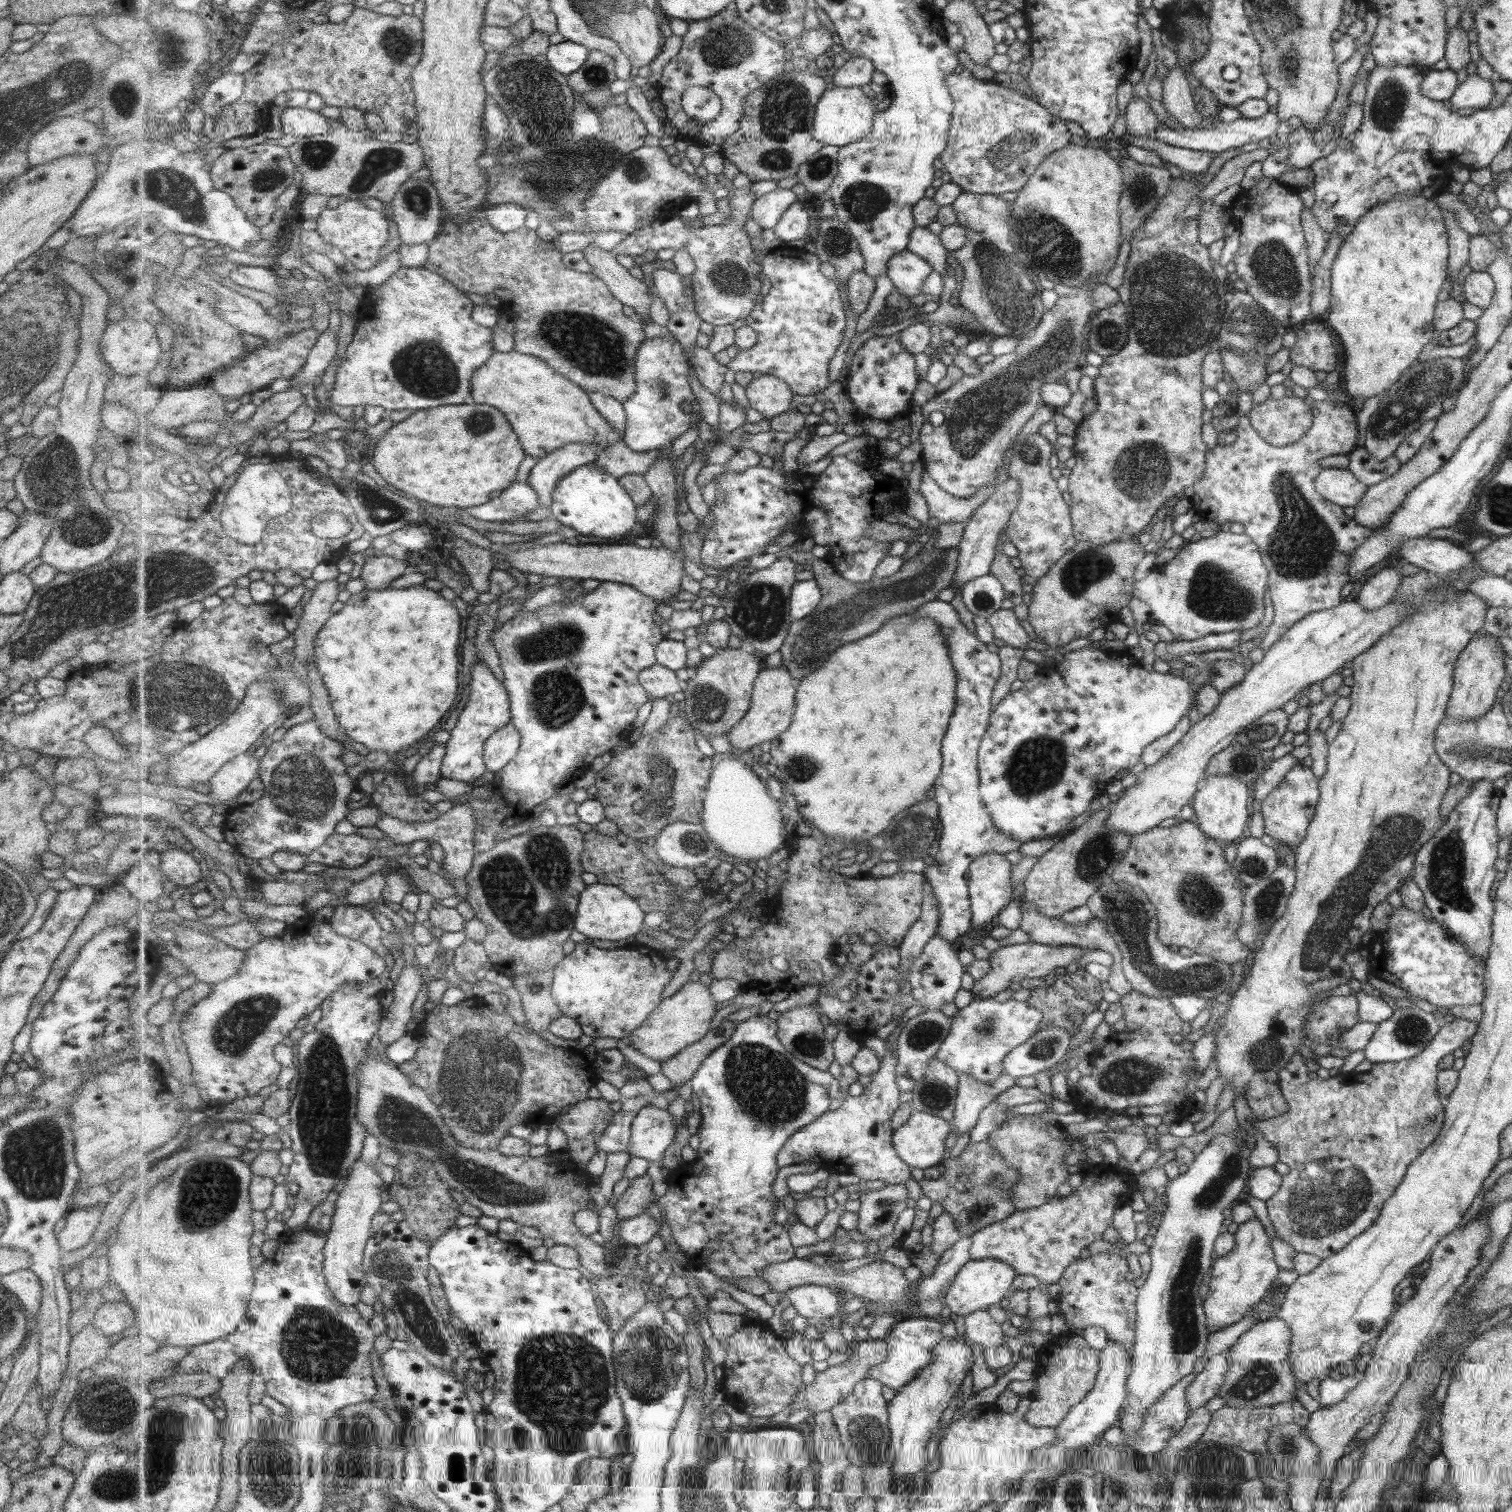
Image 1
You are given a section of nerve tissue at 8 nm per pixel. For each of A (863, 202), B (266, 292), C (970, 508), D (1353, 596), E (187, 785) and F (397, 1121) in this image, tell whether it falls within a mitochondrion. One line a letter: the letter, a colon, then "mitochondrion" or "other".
A: mitochondrion
B: other
C: other
D: other
E: other
F: mitochondrion

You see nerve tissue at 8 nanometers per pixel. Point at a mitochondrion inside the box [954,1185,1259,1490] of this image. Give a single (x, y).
(1184, 1339)

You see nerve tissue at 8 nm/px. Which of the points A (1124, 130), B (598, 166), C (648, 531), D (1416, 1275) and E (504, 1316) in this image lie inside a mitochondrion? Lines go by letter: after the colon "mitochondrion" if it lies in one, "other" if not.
A: other
B: mitochondrion
C: other
D: other
E: other

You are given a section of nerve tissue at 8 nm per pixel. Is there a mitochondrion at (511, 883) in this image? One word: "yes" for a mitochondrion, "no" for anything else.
yes

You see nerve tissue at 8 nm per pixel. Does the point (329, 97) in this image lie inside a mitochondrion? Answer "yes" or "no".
no

